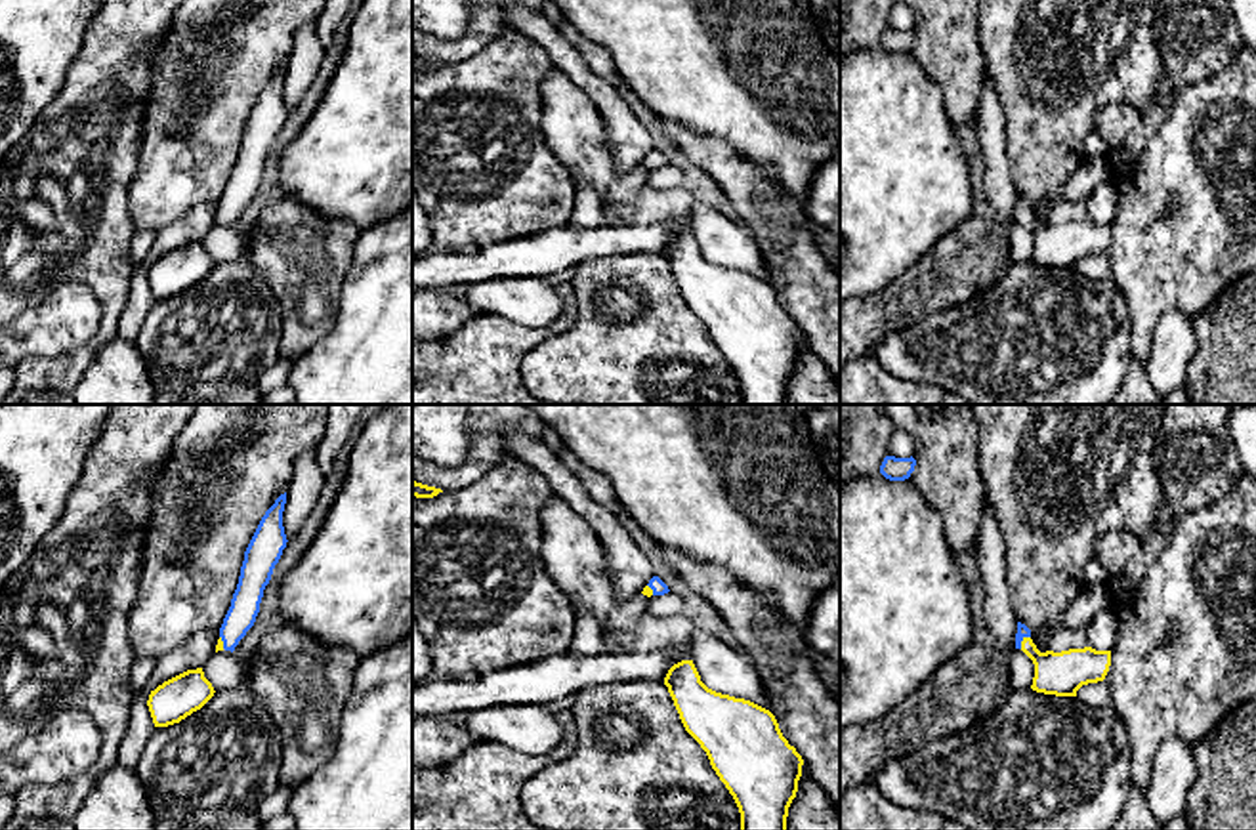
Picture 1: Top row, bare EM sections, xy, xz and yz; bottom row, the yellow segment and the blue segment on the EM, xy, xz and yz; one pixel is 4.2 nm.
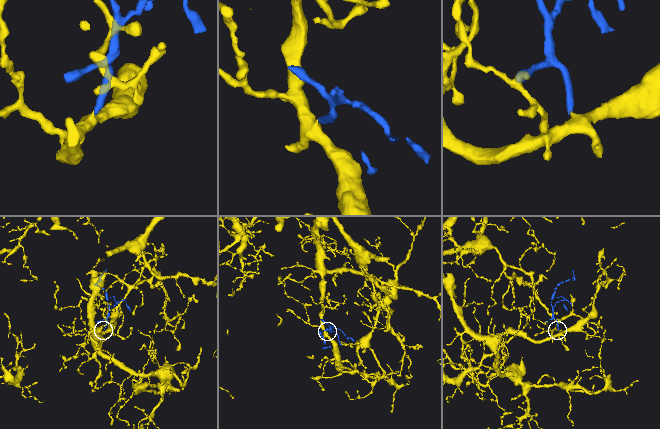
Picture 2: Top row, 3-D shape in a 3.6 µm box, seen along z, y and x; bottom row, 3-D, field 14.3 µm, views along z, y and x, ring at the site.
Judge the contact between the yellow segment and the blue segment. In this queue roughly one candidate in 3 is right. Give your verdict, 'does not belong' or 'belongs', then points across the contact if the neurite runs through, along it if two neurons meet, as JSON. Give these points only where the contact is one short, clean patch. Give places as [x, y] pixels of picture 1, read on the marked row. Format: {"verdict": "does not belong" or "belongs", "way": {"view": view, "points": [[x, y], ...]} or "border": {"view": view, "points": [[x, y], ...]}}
{"verdict": "belongs", "way": {"view": "yz", "points": [[1062, 674], [1056, 674], [1022, 642], [1022, 630]]}}

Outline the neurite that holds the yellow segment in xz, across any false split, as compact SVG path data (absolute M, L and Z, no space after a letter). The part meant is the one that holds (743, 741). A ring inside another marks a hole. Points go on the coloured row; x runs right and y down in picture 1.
M674 664L664 685L685 731L706 752L712 769L733 796L741 813L741 830L786 830L788 807L798 792L804 759L783 737L775 716L744 698L708 689L693 664Z

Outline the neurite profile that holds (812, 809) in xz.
M806 763L802 765L796 798L788 807L786 830L840 830L840 813L809 777Z

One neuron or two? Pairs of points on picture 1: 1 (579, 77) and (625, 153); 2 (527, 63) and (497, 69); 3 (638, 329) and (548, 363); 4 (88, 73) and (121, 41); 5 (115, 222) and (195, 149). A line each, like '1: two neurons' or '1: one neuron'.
1: one neuron
2: one neuron
3: one neuron
4: one neuron
5: two neurons

